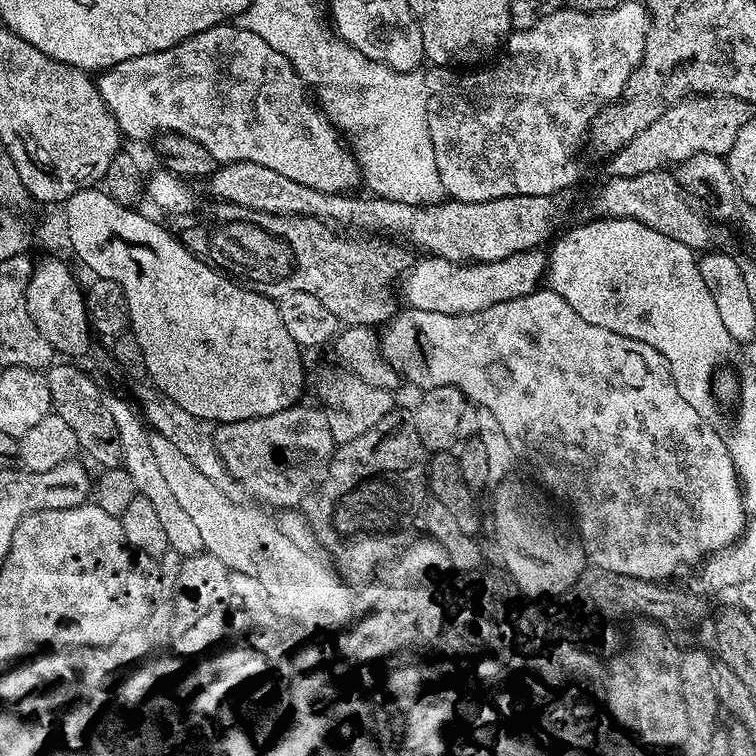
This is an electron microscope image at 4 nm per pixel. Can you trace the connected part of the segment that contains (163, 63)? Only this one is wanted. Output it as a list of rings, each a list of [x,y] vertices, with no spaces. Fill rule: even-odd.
[[[225,22],[216,24],[213,28],[207,28],[193,36],[187,36],[184,40],[161,52],[147,52],[141,56],[130,58],[126,62],[118,62],[113,68],[103,69],[99,73],[96,88],[102,94],[108,109],[114,114],[120,131],[125,137],[133,136],[134,139],[140,140],[143,136],[152,138],[160,132],[180,133],[188,135],[190,139],[197,139],[198,142],[202,142],[202,145],[206,146],[218,162],[227,162],[229,160],[256,161],[264,166],[270,166],[272,170],[278,170],[280,174],[286,174],[288,178],[294,178],[296,182],[302,182],[304,186],[310,186],[319,192],[348,194],[359,189],[356,187],[361,187],[362,171],[359,161],[356,160],[355,151],[346,143],[341,129],[333,124],[332,119],[325,114],[324,109],[310,95],[309,85],[305,84],[304,79],[296,73],[296,67],[282,53],[274,50],[274,46],[270,46],[270,42],[258,38],[258,34],[254,34],[248,28],[241,28],[239,23]]]

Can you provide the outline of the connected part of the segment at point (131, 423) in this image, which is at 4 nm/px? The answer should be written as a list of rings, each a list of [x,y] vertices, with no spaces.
[[[108,394],[104,396],[104,401],[110,410],[110,418],[114,418],[118,430],[120,449],[122,450],[122,467],[128,471],[130,478],[134,478],[137,493],[153,504],[166,533],[169,549],[176,551],[181,557],[196,556],[199,552],[205,551],[200,531],[197,531],[195,523],[182,510],[181,504],[177,503],[173,491],[169,489],[165,476],[157,465],[157,459],[153,455],[153,447],[150,446],[150,432],[141,415],[134,408],[132,410],[120,396]]]

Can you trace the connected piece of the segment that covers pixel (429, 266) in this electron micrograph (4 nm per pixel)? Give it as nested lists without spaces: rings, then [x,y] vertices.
[[[527,248],[501,260],[461,262],[441,256],[425,255],[424,260],[413,263],[403,273],[404,296],[407,307],[435,312],[477,312],[486,306],[494,306],[503,300],[525,296],[537,291],[536,284],[545,279],[549,257],[540,248]]]

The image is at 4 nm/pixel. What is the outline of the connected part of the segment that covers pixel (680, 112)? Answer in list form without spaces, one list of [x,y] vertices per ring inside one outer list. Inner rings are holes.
[[[690,96],[679,104],[670,106],[658,122],[650,122],[642,134],[638,134],[622,150],[613,152],[607,161],[609,177],[636,176],[639,172],[654,172],[669,167],[668,163],[689,160],[694,154],[714,154],[727,157],[734,146],[740,129],[750,119],[750,105],[747,100],[733,96]]]

